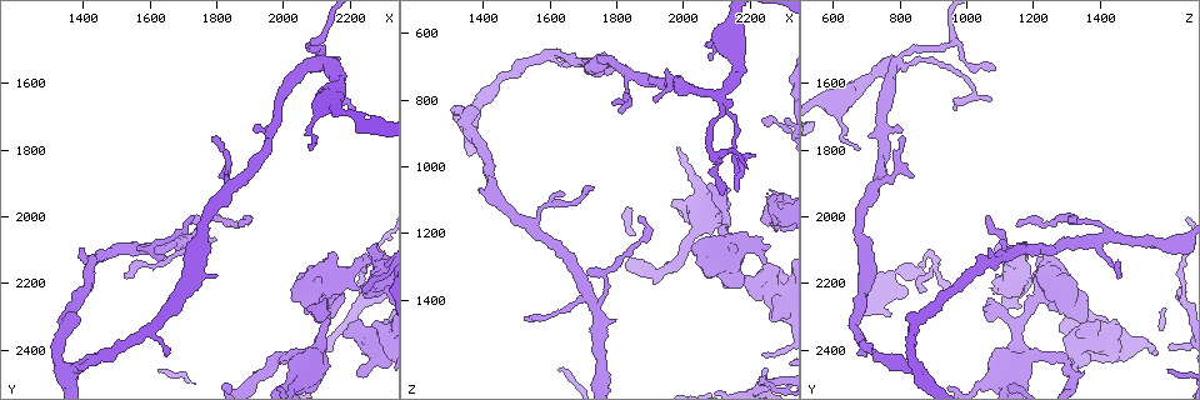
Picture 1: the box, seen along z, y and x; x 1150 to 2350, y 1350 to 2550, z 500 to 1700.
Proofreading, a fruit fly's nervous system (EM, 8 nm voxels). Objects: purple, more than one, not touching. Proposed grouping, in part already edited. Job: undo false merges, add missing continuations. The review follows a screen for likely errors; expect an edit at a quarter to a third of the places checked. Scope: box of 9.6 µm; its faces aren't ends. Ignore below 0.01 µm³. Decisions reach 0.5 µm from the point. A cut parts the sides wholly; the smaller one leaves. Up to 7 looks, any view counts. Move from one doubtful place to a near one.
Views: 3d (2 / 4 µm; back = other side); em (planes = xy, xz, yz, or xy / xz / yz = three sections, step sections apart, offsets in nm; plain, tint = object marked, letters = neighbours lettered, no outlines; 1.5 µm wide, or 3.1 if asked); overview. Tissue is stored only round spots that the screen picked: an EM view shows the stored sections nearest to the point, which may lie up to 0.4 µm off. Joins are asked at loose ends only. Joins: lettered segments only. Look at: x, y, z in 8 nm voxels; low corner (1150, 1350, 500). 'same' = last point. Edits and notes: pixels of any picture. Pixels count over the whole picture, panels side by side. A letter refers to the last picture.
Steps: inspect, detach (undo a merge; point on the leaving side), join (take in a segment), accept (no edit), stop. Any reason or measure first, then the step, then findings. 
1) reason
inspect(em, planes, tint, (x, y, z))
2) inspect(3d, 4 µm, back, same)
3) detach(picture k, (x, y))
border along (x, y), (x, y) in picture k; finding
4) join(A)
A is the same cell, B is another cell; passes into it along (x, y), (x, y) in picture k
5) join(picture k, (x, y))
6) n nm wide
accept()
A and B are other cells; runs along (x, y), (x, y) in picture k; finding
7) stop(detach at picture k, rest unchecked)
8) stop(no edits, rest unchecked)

tapers out
inspect(em, planes, letters, (2240, 2200, 860))

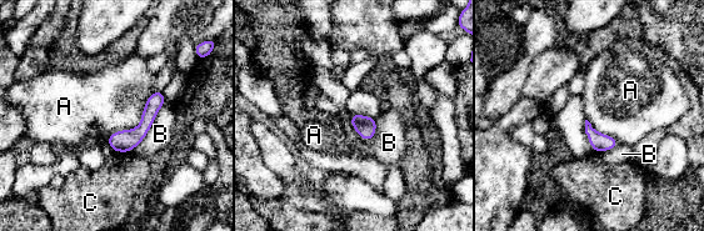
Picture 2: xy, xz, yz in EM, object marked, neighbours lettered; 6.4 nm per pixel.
accept()
A, B and C are other cells; no lettered segment goes on from it

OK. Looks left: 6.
free end
inspect(em, planes, letters, (2070, 2300, 1290))

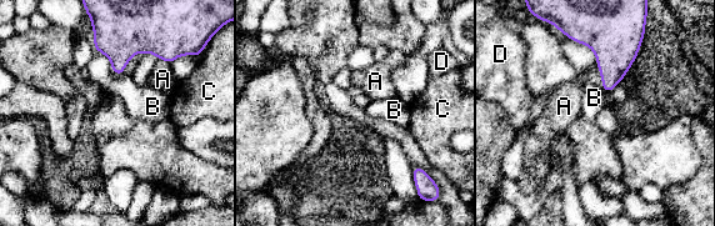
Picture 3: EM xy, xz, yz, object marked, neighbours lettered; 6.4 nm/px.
B touches over 240 nm
accept()
A, B, C and D are other cells; border along (95, 50), (123, 74) in picture 3; no lettered segment goes on from it

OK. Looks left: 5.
free end
inspect(em, planes, letters, (1650, 2420, 710))

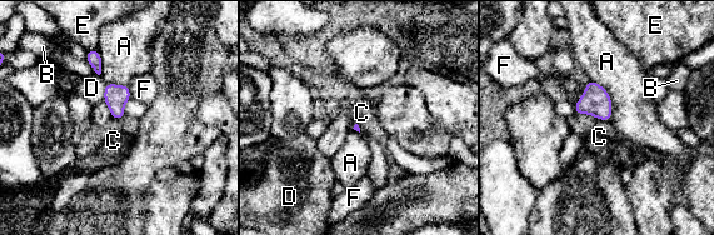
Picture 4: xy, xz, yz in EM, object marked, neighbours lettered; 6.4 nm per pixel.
A touches over 300 nm
accept()
A, B, C, D, E and F are other cells; border along (589, 79), (608, 93), (610, 120) in picture 4; no lettered segment goes on from it

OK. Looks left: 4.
stop(no edits, rest unchecked)

